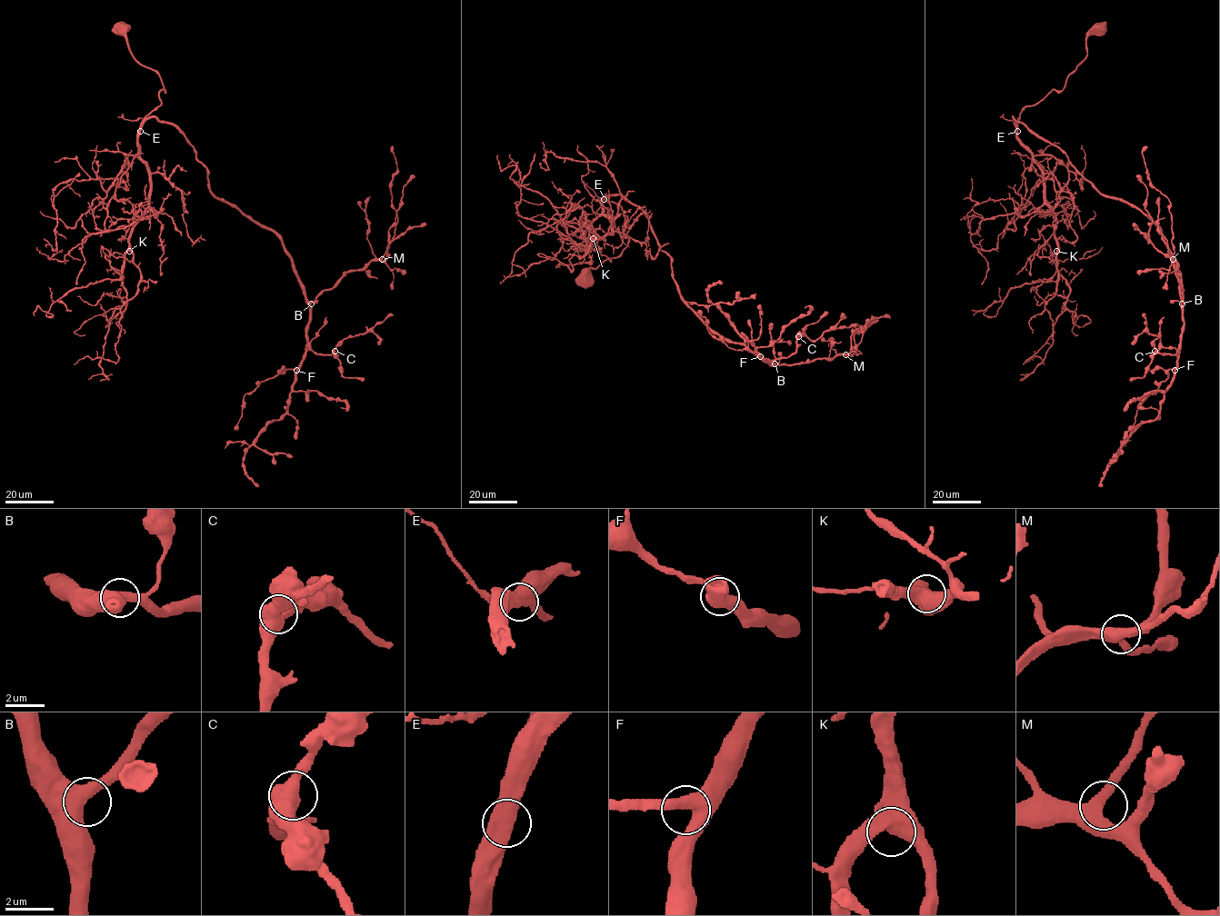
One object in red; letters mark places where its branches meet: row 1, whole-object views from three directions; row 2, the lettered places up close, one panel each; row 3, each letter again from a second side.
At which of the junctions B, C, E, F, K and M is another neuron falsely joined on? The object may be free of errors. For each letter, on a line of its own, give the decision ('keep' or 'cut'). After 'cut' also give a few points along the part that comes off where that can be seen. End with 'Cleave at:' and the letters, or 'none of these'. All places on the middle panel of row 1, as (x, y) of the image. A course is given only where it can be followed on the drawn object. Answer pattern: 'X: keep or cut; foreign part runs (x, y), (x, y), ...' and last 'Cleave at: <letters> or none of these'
B: keep
C: keep
E: keep
F: keep
K: keep
M: keep
Cleave at: none of these

